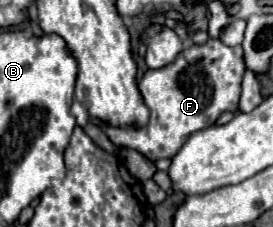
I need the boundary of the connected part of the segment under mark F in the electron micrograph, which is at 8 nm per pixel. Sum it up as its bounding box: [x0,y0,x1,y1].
[90,38,246,162]

